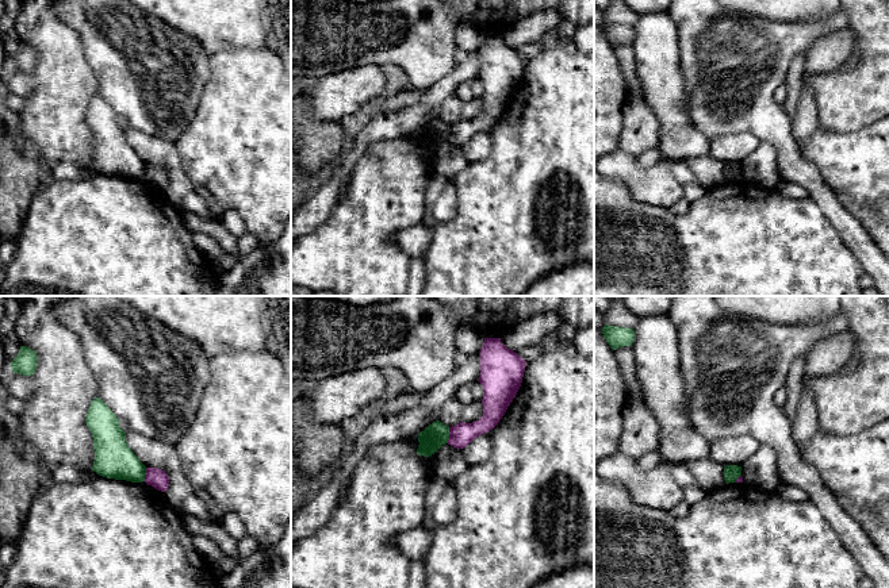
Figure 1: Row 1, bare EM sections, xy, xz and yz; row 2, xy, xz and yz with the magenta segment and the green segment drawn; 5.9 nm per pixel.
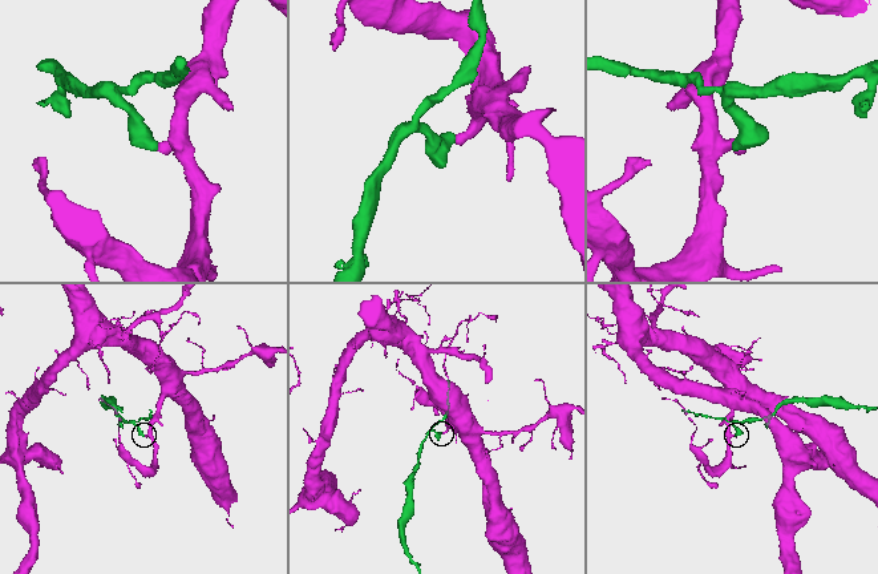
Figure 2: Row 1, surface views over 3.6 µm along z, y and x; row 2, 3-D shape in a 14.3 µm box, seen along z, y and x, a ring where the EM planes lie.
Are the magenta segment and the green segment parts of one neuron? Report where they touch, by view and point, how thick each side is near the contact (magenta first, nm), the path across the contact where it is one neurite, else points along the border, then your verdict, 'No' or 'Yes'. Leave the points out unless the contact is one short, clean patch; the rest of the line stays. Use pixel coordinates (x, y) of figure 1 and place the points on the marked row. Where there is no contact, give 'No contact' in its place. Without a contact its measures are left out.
Touches magenta at xz (449, 435). Thickness 140 nm (magenta) against 150 nm. No

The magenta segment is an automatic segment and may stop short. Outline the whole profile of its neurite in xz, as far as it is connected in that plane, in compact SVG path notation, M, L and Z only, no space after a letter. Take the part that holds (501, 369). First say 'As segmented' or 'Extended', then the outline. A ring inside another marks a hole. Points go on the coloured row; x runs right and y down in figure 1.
As segmented. M484 338L480 354L479 383L484 395L483 416L472 423L460 422L449 427L448 445L463 449L476 437L493 430L516 397L525 372L526 361L507 349L501 338Z

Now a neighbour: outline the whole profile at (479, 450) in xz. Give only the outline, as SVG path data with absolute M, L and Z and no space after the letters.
M484 433L480 437L476 437L465 447L460 449L467 464L480 465L484 464L493 454L493 443L490 437Z

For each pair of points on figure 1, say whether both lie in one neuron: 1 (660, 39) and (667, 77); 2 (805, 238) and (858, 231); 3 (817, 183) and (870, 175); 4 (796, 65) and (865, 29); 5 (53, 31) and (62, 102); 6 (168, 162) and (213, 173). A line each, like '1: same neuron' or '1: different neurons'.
1: same neuron
2: different neurons
3: different neurons
4: different neurons
5: same neuron
6: different neurons

